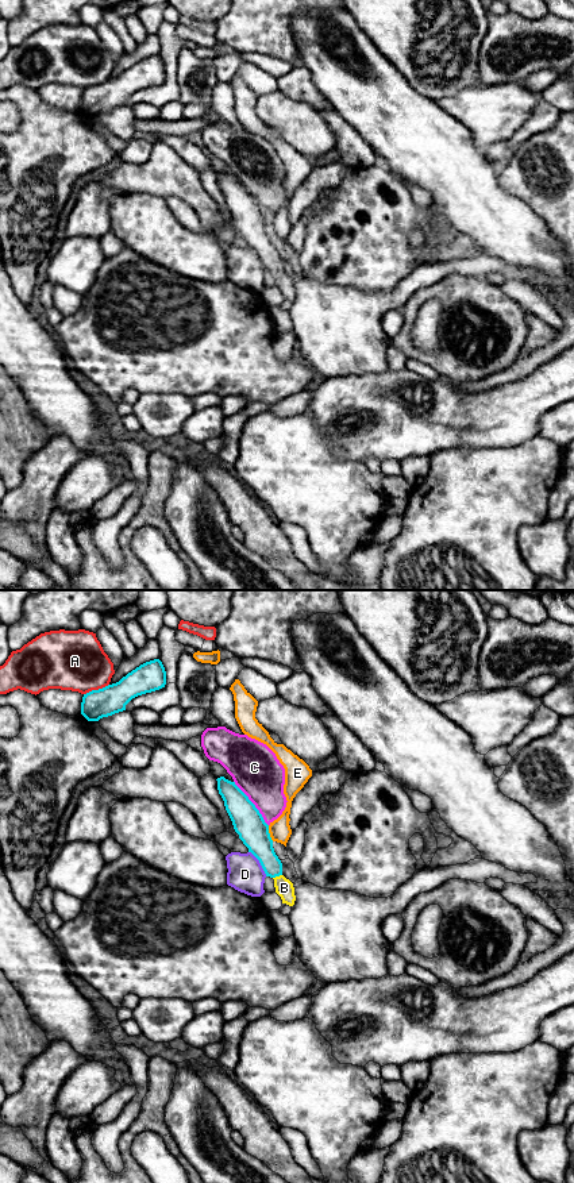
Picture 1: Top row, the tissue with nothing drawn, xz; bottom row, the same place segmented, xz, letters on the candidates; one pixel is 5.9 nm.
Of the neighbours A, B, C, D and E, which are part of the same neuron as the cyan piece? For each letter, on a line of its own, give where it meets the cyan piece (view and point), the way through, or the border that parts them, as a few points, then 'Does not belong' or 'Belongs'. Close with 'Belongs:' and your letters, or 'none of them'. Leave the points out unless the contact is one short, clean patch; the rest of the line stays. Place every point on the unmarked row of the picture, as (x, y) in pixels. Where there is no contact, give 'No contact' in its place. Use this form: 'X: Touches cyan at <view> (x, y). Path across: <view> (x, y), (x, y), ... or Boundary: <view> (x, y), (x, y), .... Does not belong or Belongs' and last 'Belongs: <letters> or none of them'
A: Touches cyan at xz (96, 85). Does not belong
B: Touches cyan at xz (277, 270). Path across: xz (257, 234), (277, 270), (284, 282). Belongs
C: Touches cyan at xz (253, 199). Does not belong
D: Touches cyan at xz (259, 257). Does not belong
E: Touches cyan at xz (269, 228). Does not belong
Belongs: B

